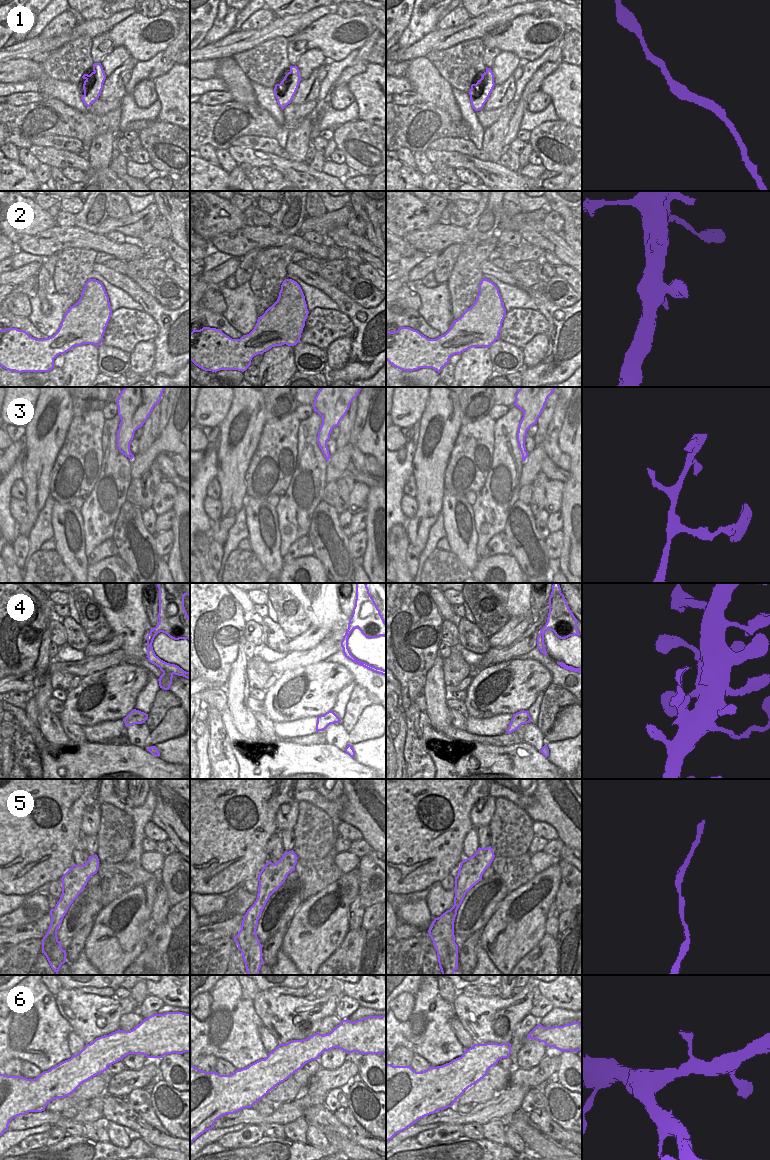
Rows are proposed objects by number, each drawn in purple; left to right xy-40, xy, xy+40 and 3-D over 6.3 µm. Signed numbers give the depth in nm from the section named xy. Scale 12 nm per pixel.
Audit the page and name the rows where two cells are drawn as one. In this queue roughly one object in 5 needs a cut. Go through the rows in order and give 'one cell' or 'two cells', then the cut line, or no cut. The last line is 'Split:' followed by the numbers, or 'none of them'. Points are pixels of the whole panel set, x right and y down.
1: one cell; cut none
2: one cell; cut none
3: one cell; cut none
4: one cell; cut none
5: one cell; cut none
6: one cell; cut none
Split: none of them

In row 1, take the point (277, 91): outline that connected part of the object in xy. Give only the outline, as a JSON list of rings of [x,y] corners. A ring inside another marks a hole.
[[[290,66],[290,71],[285,75],[280,84],[276,84],[274,88],[275,97],[278,105],[281,109],[284,109],[291,103],[297,89],[301,77],[299,75],[299,69],[295,66]]]

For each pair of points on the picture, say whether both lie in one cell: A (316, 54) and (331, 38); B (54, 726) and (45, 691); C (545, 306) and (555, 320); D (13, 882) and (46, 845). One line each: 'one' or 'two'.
A: two
B: one
C: one
D: one

